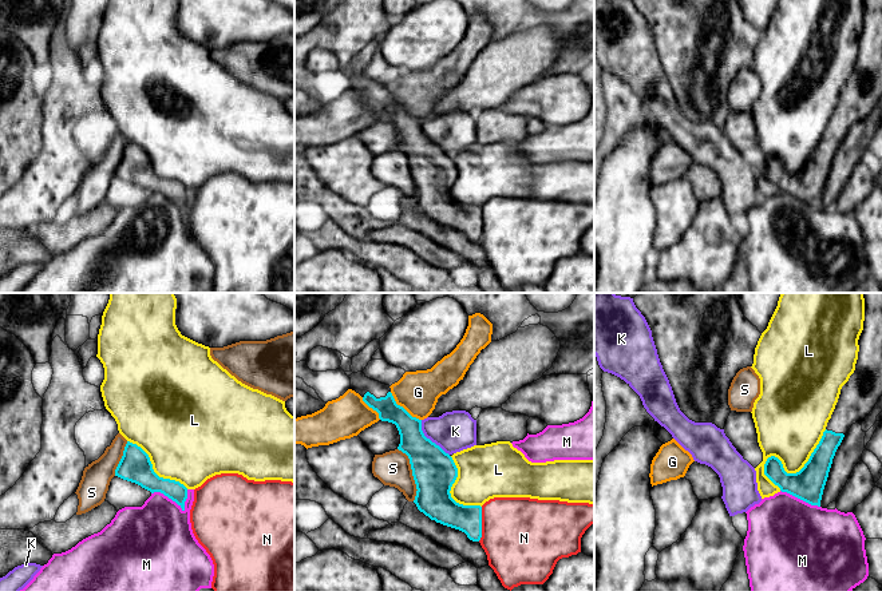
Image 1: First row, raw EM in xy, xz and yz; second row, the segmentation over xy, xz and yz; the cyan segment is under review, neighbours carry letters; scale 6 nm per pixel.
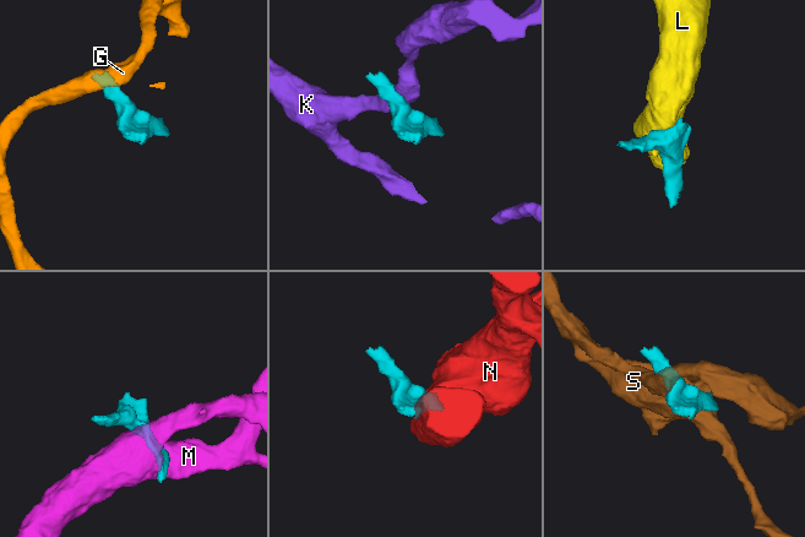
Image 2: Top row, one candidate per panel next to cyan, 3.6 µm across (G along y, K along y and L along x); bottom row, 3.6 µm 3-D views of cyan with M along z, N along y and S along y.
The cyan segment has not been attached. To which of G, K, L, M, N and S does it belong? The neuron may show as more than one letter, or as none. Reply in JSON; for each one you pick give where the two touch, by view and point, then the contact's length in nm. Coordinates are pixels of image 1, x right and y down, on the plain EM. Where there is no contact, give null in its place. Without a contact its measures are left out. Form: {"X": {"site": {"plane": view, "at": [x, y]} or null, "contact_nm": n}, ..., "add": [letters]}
{"add": []}

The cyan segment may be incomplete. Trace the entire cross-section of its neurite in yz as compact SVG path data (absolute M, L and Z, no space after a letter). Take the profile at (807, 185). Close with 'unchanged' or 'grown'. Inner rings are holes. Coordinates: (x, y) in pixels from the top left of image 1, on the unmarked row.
M865 0L858 45L855 71L842 87L826 131L804 167L796 174L787 174L775 156L764 164L764 175L782 193L811 206L820 207L832 159L845 135L873 111L882 96L882 0Z | grown

